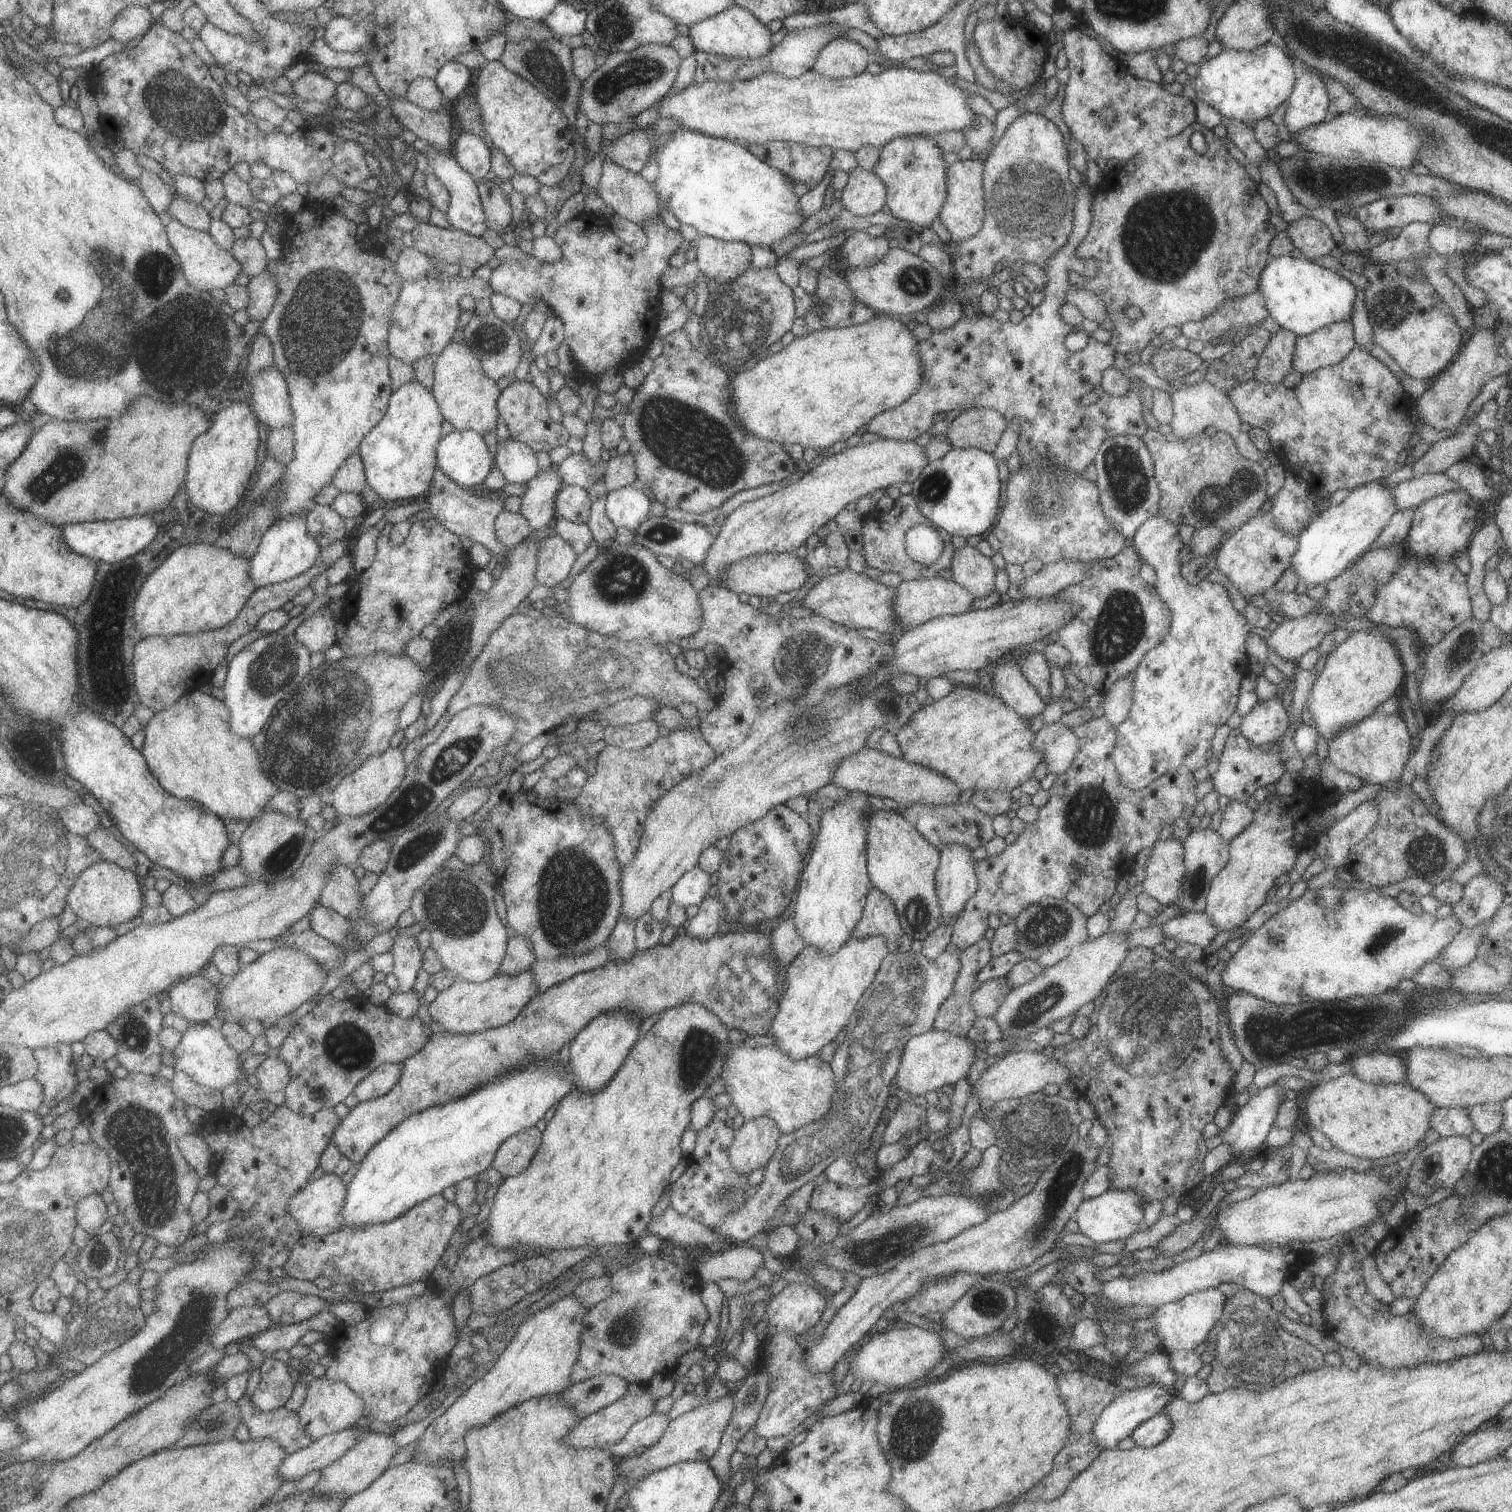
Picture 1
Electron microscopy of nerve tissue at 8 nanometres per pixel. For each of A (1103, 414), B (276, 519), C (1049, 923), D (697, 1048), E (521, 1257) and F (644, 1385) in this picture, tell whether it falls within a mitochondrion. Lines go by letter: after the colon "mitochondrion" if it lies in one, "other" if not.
A: other
B: other
C: mitochondrion
D: mitochondrion
E: other
F: other

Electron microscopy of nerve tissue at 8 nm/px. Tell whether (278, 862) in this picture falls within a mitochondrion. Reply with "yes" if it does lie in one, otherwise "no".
yes

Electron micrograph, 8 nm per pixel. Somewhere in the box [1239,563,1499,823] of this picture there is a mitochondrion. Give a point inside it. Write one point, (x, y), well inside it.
(1455, 654)

